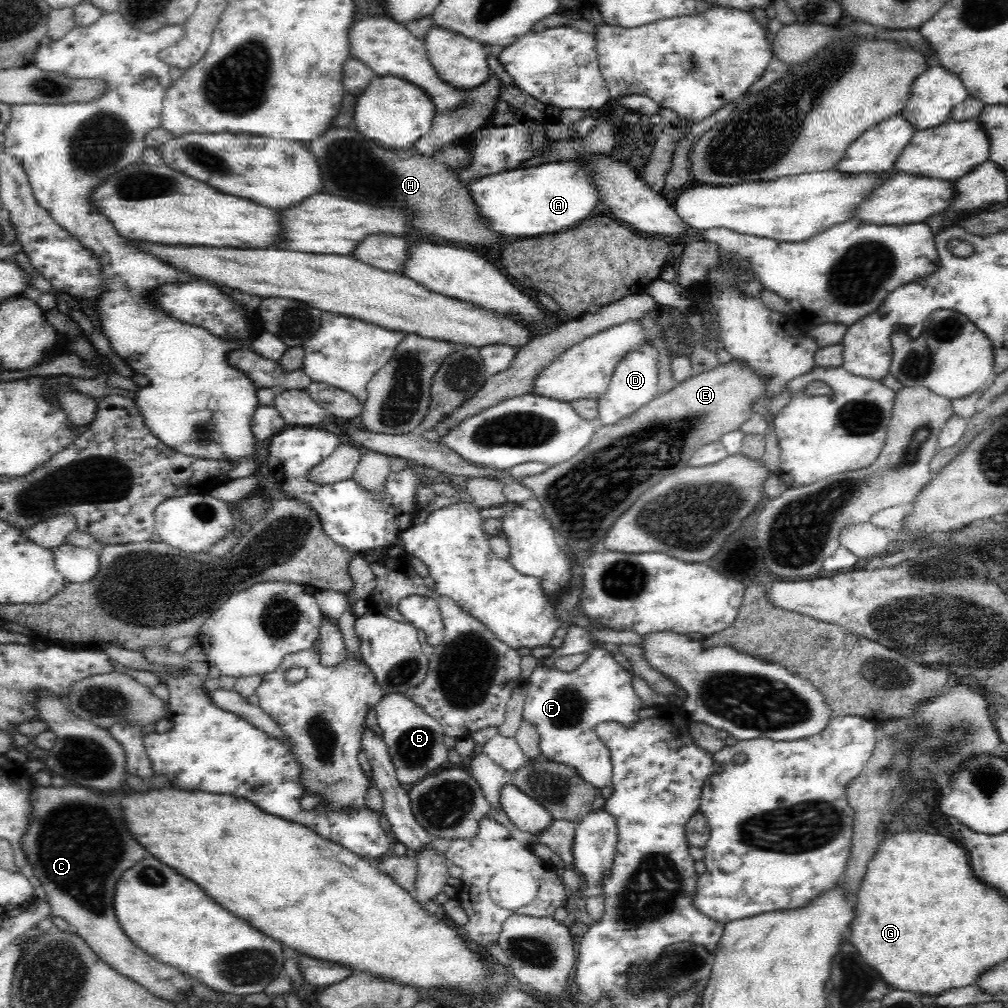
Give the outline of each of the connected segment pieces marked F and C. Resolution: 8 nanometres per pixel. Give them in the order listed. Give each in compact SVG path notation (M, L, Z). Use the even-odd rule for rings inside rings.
M572 624L572 626L566 628L566 634L562 639L563 642L559 648L554 650L551 655L538 660L529 679L523 683L527 689L527 695L521 717L526 723L536 727L539 748L544 757L568 765L586 783L592 785L595 789L602 789L604 786L610 785L612 780L612 761L609 748L598 739L594 728L597 724L605 722L619 722L624 727L629 727L630 724L634 724L634 721L640 718L639 711L643 708L644 703L632 687L632 674L624 669L620 662L616 661L600 642L594 640L584 627ZM585 652L588 652L587 658L572 671L561 671L554 664L556 658Z
M33 784L30 788L29 800L32 801L32 815L26 832L22 834L22 852L26 852L26 862L32 867L33 876L40 880L40 886L44 889L45 900L49 901L50 917L60 917L73 928L73 932L80 936L99 957L100 960L110 965L119 975L126 976L134 983L142 985L152 994L164 1000L182 1000L186 998L184 992L190 990L192 980L184 978L176 968L166 966L154 958L150 958L146 952L140 949L126 936L114 910L115 890L114 884L118 884L123 872L138 864L146 856L146 850L126 832L126 824L122 824L122 808L118 808L118 796L100 796L84 787L64 785L54 787L52 785Z

